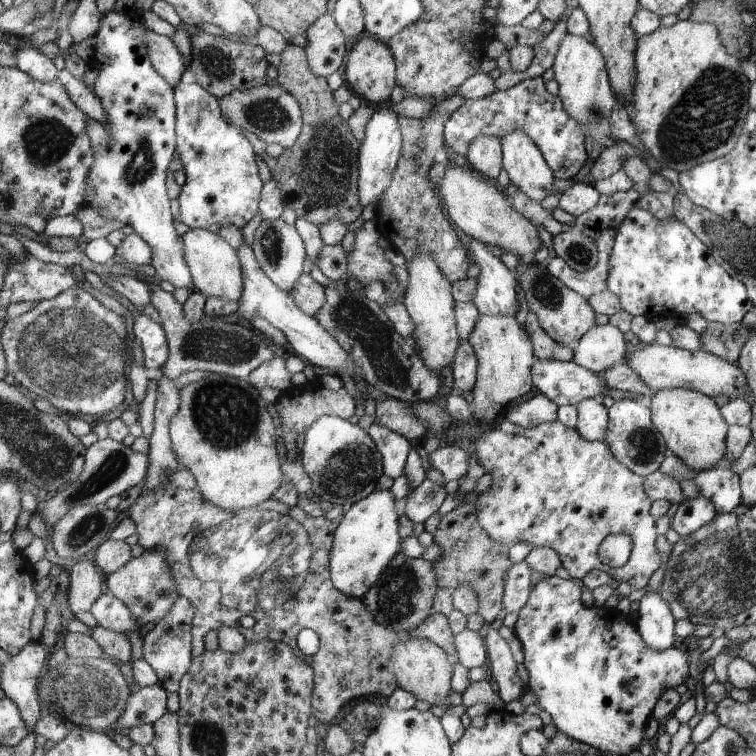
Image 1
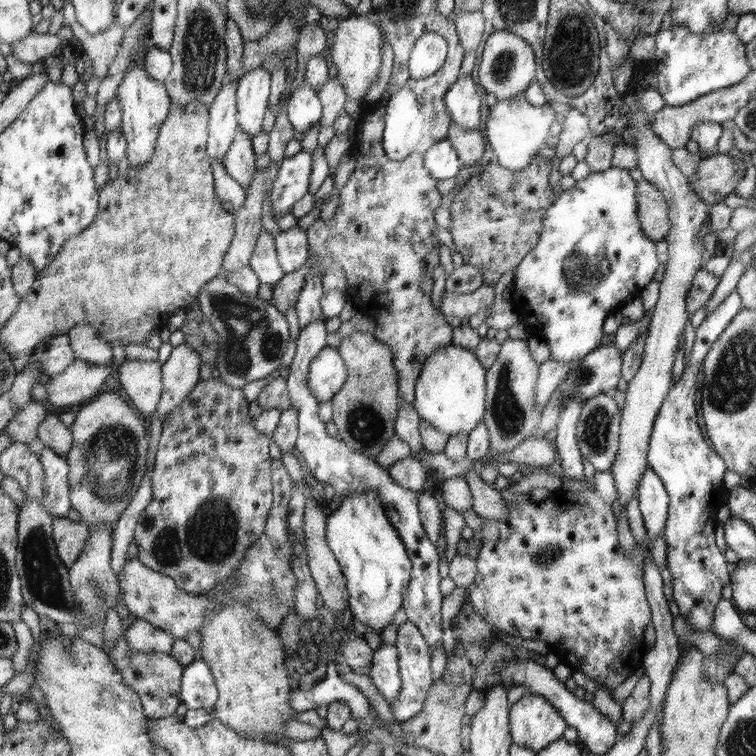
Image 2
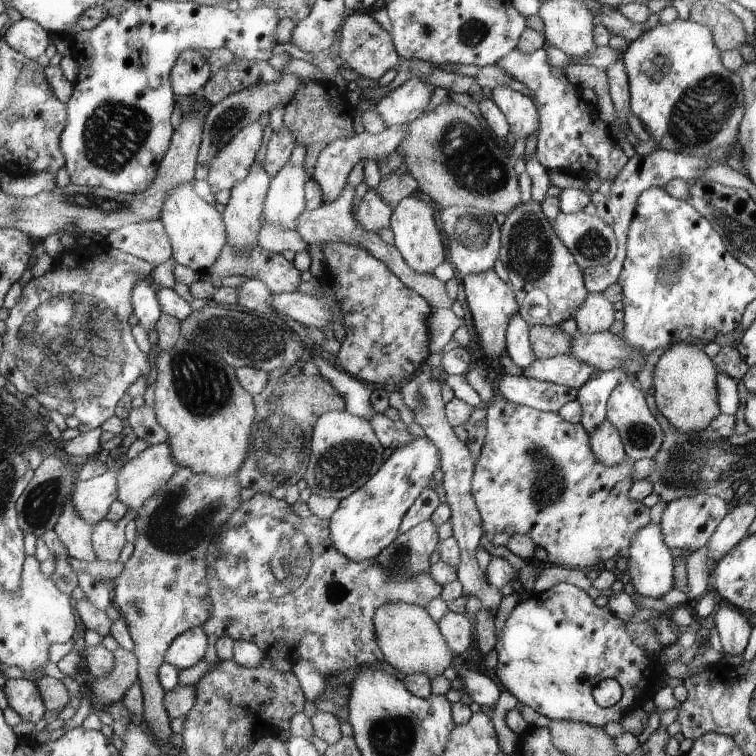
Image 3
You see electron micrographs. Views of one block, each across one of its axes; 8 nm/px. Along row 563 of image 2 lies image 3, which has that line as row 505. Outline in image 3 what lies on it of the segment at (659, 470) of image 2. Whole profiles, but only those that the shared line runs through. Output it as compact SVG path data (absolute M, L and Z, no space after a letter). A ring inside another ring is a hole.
M697 494L693 497L680 497L666 503L660 520L663 538L671 550L695 550L708 544L712 533L718 528L722 519L730 512L728 502L723 497L709 494Z

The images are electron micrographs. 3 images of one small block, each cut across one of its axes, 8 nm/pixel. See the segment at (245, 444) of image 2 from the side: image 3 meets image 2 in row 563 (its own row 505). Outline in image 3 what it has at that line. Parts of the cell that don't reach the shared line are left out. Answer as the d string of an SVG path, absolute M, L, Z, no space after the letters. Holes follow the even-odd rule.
M181 468L150 498L144 502L144 506L138 510L138 516L135 519L136 523L136 538L133 541L134 550L130 555L130 558L124 563L124 568L120 572L120 576L114 580L115 582L115 598L114 606L121 613L121 616L124 617L124 622L128 627L128 632L134 641L134 650L133 653L137 654L139 657L139 685L142 689L143 694L143 721L148 722L148 726L152 726L152 734L156 734L156 742L160 744L166 744L170 738L170 720L166 716L167 709L166 703L162 703L162 698L166 698L166 691L163 688L162 683L158 682L159 669L162 668L164 663L164 656L167 653L167 650L171 646L171 642L175 640L179 634L186 633L188 629L194 628L195 626L203 626L204 622L212 616L212 599L211 599L211 588L208 588L208 574L206 574L206 550L210 544L217 544L220 540L218 534L220 534L220 528L226 526L227 520L231 517L231 514L235 512L236 509L240 506L240 490L242 487L239 483L239 478L235 475L234 477L228 478L216 478L215 475L209 474L196 474L190 468Z

